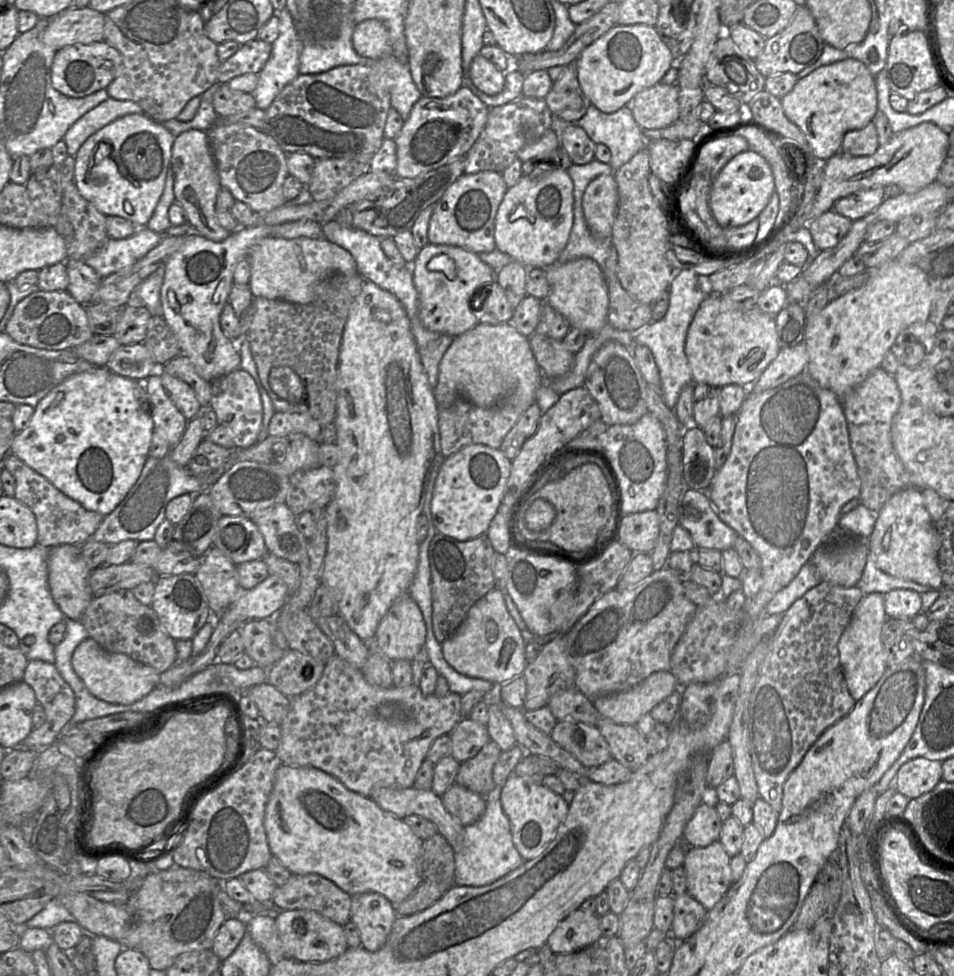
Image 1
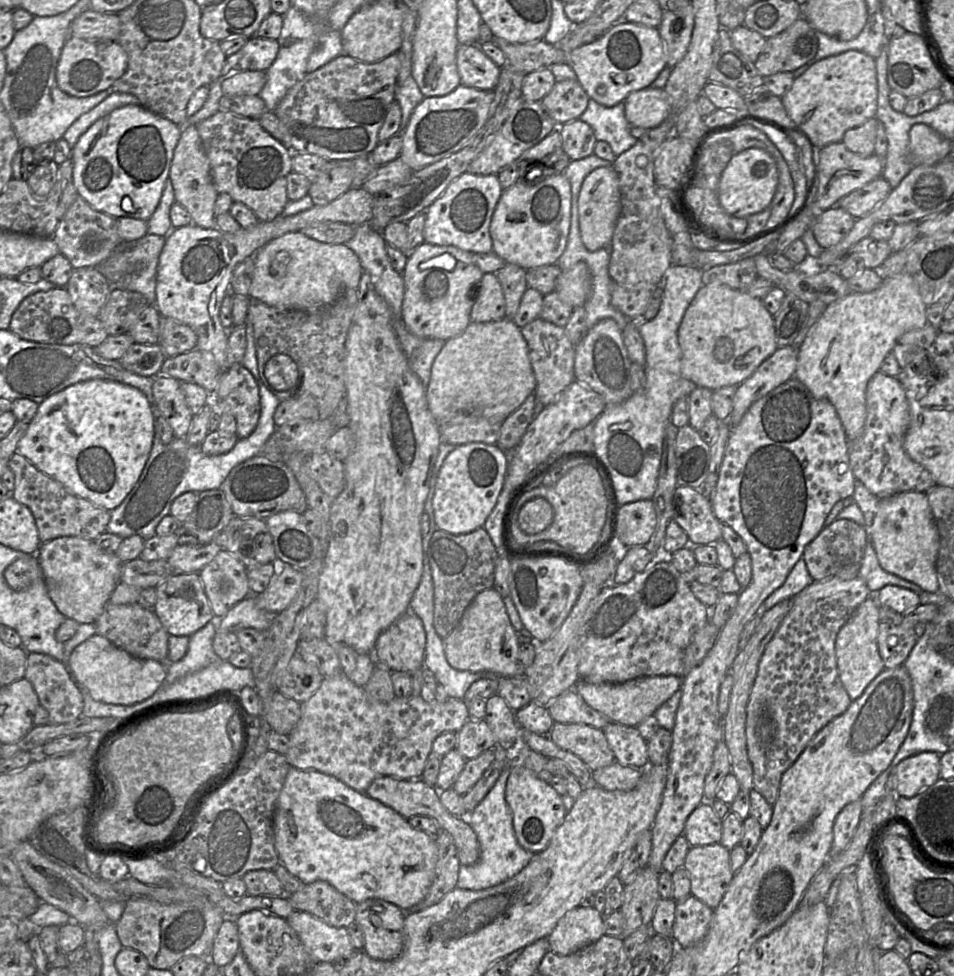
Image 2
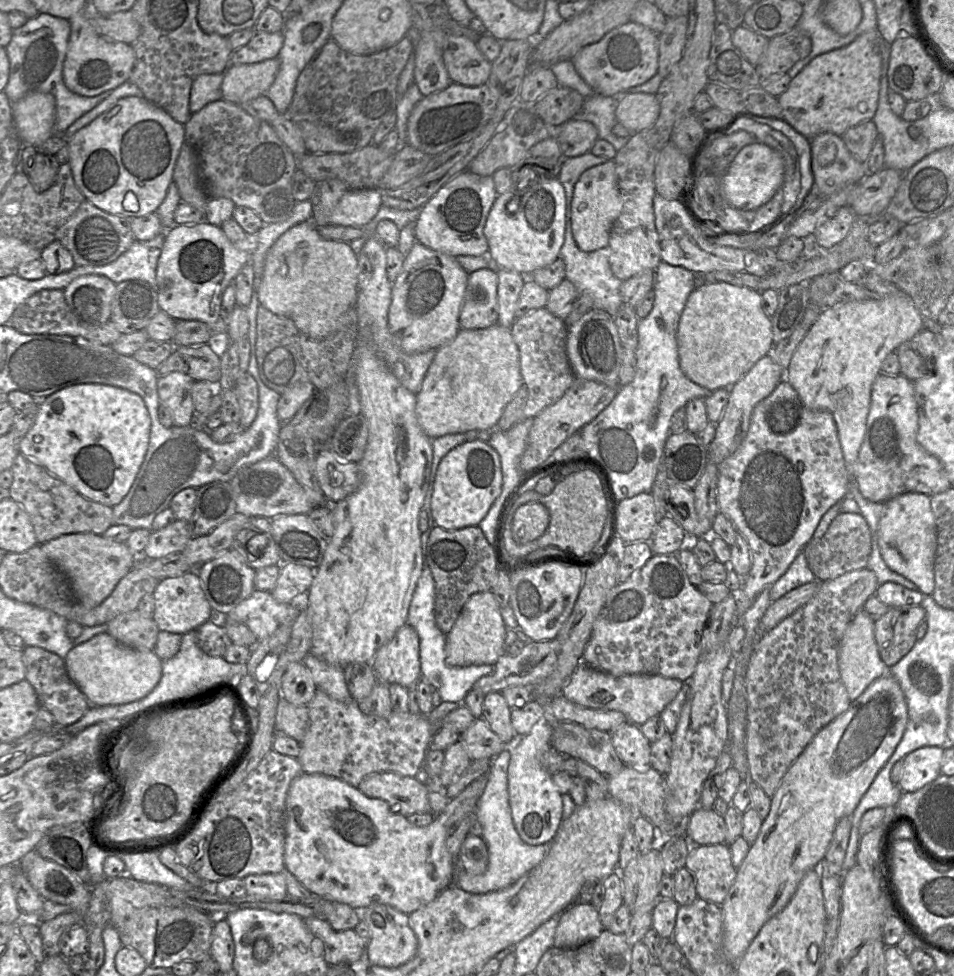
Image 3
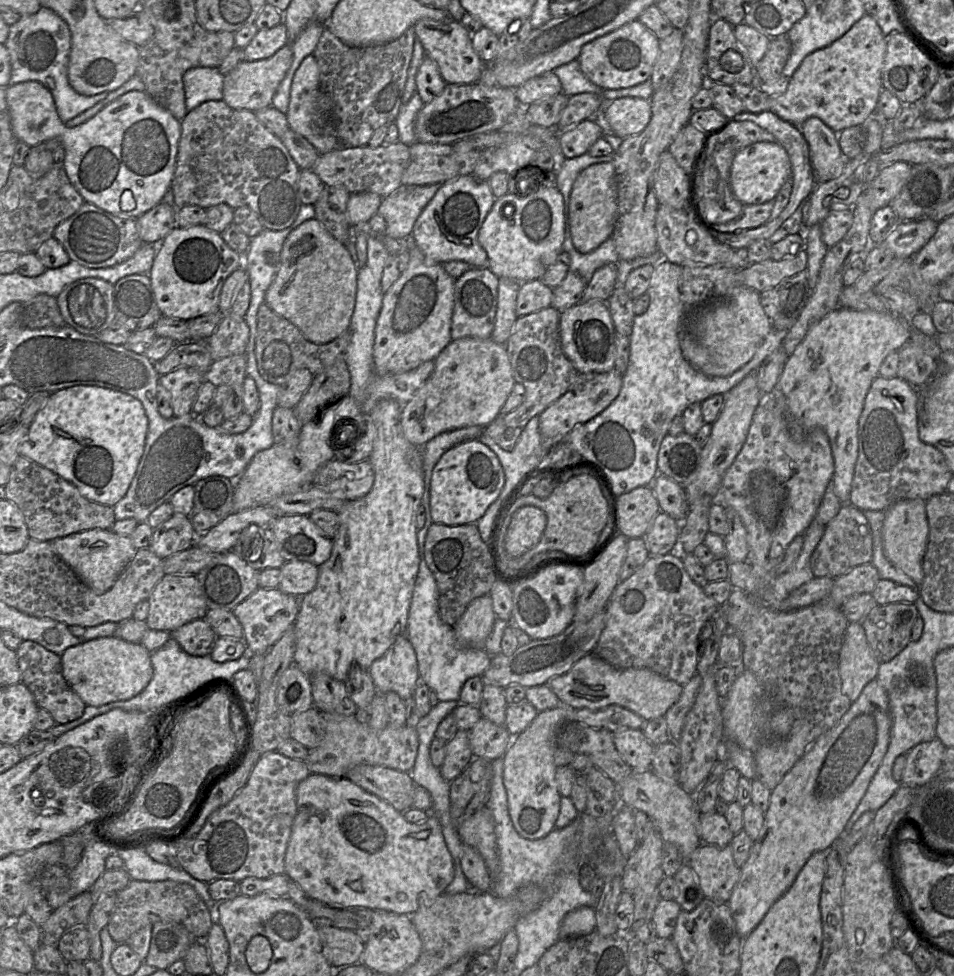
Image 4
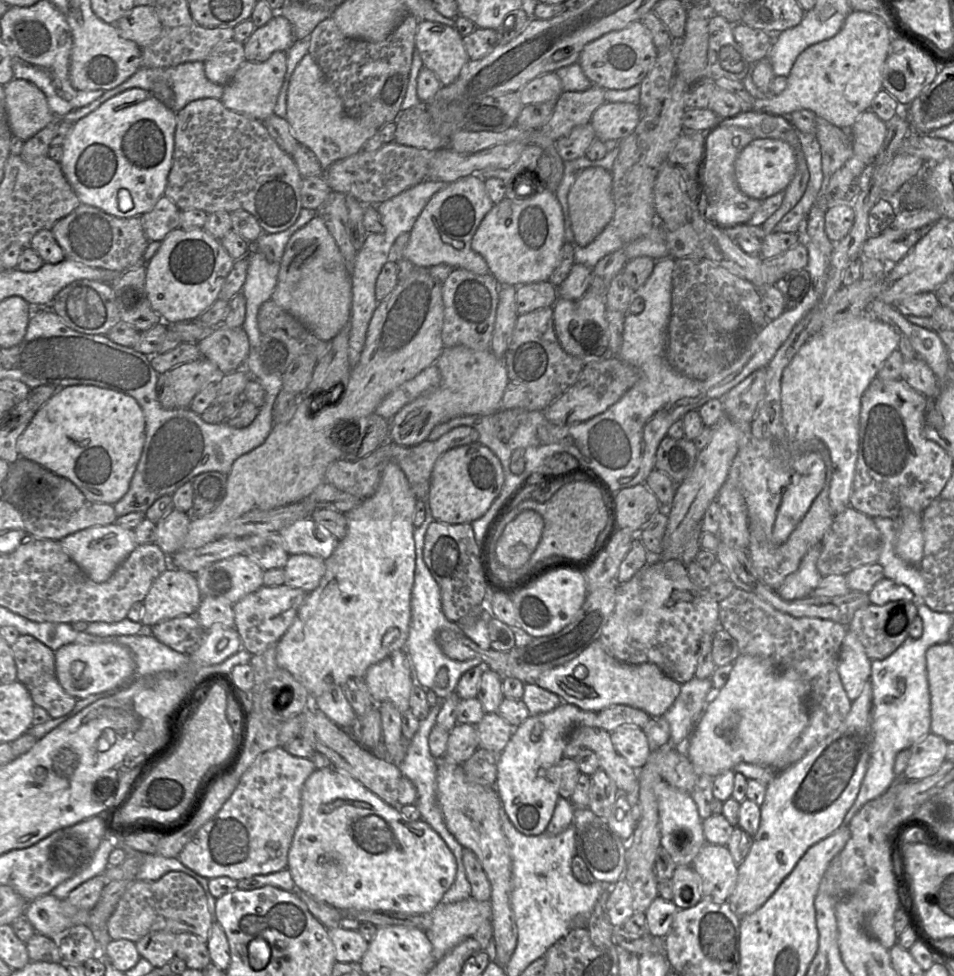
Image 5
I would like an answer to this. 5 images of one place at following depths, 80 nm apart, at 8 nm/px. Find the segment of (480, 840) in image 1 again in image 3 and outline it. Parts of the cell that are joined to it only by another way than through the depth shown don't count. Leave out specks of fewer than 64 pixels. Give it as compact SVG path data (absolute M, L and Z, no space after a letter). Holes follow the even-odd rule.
M505 748L491 759L486 788L475 810L475 829L484 839L489 853L487 870L481 875L471 875L461 870L455 880L464 891L485 894L504 889L538 865L548 854L550 843L531 845L524 842L516 830L512 818L508 793L508 766L510 748Z

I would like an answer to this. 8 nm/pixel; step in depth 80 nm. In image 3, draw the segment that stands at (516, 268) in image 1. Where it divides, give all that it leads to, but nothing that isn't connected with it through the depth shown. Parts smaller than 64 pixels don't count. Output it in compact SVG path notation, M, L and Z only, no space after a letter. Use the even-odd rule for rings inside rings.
M497 269L498 320L497 324L511 328L516 320L516 307L528 276L505 269Z

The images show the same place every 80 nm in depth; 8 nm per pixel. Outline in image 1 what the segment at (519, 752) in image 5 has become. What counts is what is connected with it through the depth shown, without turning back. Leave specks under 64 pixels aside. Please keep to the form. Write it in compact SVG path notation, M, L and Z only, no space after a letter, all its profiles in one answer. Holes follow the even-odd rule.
M513 773L508 777L503 786L501 805L510 821L514 845L525 860L533 859L545 850L554 838L559 825L565 821L570 807L562 795L554 792L542 783L535 783L530 777L521 777Z

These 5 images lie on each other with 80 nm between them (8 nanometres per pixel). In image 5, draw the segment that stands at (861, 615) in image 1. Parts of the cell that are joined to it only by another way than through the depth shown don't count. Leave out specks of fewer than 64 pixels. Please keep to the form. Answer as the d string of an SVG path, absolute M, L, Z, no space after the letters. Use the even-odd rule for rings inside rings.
M848 628L840 649L838 673L852 702L860 695L864 684L870 681L871 660L857 636Z

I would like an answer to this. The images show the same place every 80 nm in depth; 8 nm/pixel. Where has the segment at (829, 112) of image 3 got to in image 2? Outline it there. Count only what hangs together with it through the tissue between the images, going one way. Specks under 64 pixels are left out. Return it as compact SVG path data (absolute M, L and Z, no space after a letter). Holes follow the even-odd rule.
M849 50L823 58L795 78L791 89L781 100L796 128L809 138L816 150L830 143L841 142L848 129L876 117L876 60L859 50Z

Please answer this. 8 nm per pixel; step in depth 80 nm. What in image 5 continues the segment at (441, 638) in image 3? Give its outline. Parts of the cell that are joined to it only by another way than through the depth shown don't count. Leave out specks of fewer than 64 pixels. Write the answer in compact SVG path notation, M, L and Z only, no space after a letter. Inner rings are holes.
M422 524L420 527L415 528L413 533L416 552L416 566L414 585L411 593L410 629L409 636L405 644L405 651L412 665L413 678L416 678L420 686L424 689L432 690L436 694L437 698L445 699L450 694L456 692L456 686L461 676L468 670L481 666L482 661L480 658L473 658L466 661L450 659L442 652L438 645L438 633L443 629L447 629L456 635L464 634L481 649L489 650L491 647L488 623L494 616L484 605L483 613L480 614L479 618L473 625L459 625L456 622L449 621L445 617L442 610L440 587L433 578L423 558L424 540L428 527L429 526L427 526L427 524ZM435 681L439 681L439 685L436 685Z

